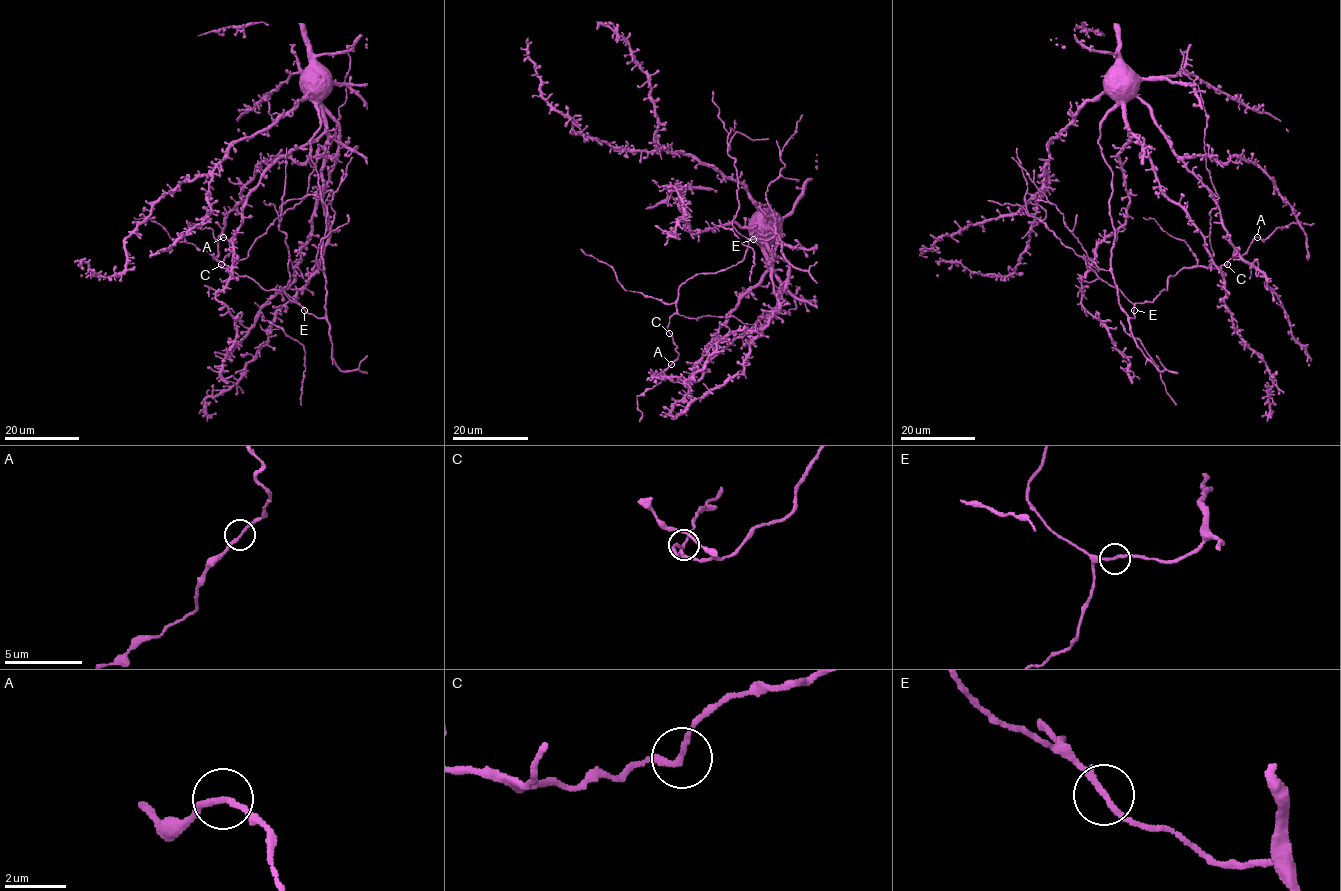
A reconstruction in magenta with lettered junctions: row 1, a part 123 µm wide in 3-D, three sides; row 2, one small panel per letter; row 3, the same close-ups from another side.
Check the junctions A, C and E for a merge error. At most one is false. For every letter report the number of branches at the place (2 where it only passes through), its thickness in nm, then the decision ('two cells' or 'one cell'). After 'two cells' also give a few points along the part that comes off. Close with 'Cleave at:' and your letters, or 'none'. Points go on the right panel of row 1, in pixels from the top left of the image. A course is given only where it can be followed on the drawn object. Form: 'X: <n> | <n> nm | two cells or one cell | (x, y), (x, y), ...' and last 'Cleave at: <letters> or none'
A: 2 | 180 nm | one cell
C: 2 | 190 nm | one cell
E: 2 | 200 nm | one cell
Cleave at: none

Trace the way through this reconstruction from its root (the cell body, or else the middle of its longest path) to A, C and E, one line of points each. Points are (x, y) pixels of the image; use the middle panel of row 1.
A: (771, 217), (777, 227), (767, 245), (788, 264), (779, 303), (755, 324), (673, 313), (672, 364)
C: (771, 217), (777, 227), (767, 245), (788, 264), (779, 303), (755, 324), (673, 313), (670, 334)
E: (771, 217), (766, 221), (769, 205), (759, 203), (767, 217), (776, 215), (771, 216), (775, 234), (754, 239)

